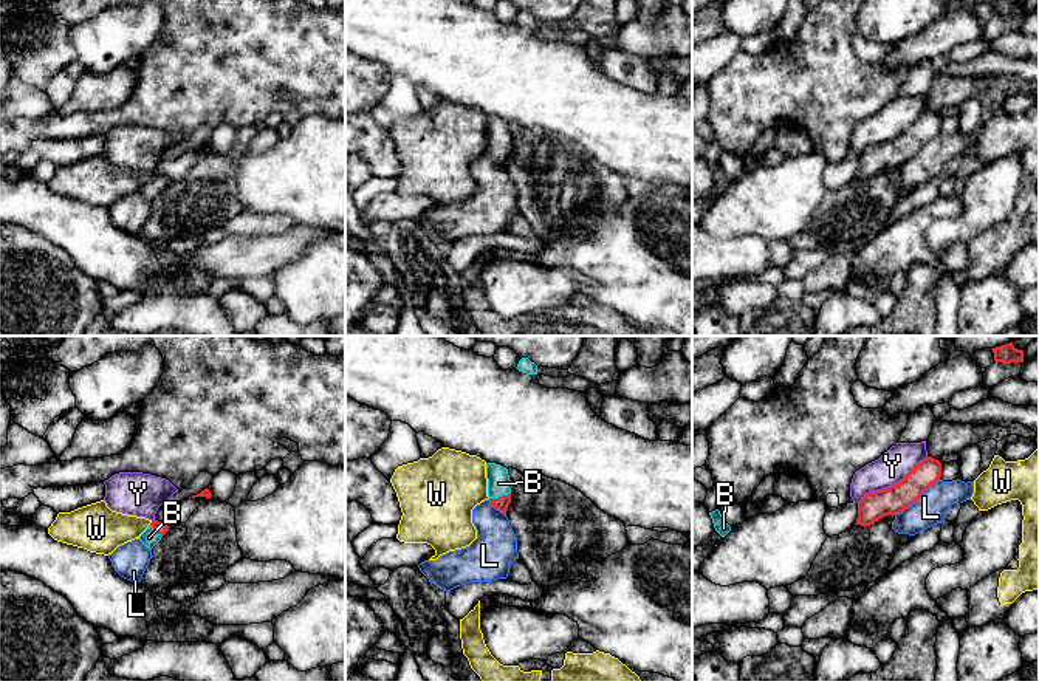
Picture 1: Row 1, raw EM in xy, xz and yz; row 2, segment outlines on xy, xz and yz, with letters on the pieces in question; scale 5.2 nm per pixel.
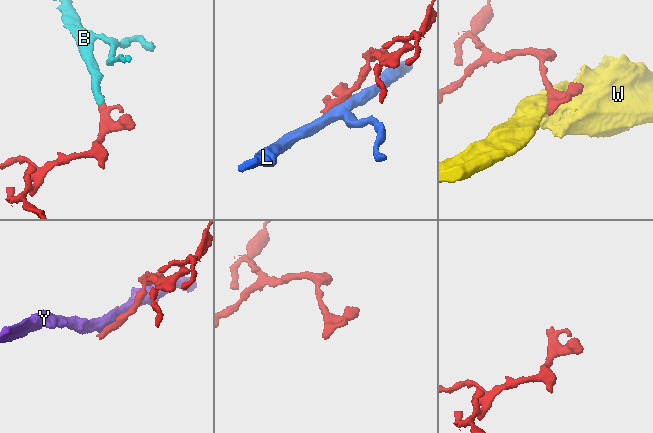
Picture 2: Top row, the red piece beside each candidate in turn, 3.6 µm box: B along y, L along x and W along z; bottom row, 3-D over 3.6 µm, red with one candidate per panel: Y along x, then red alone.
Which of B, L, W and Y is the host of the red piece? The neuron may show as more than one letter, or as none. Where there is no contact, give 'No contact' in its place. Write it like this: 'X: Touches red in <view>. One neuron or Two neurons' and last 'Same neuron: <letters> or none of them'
B: Touches red in xz. One neuron
L: Touches red in yz. Two neurons
W: Touches red in xy. Two neurons
Y: Touches red in yz. Two neurons
Same neuron: B

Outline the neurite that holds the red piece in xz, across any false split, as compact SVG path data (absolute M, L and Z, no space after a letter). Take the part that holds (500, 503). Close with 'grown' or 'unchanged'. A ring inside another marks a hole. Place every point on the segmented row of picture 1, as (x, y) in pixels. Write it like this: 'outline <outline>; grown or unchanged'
outline M486 463L486 478L491 505L500 512L506 514L506 509L511 503L513 488L508 469L495 463Z; grown

